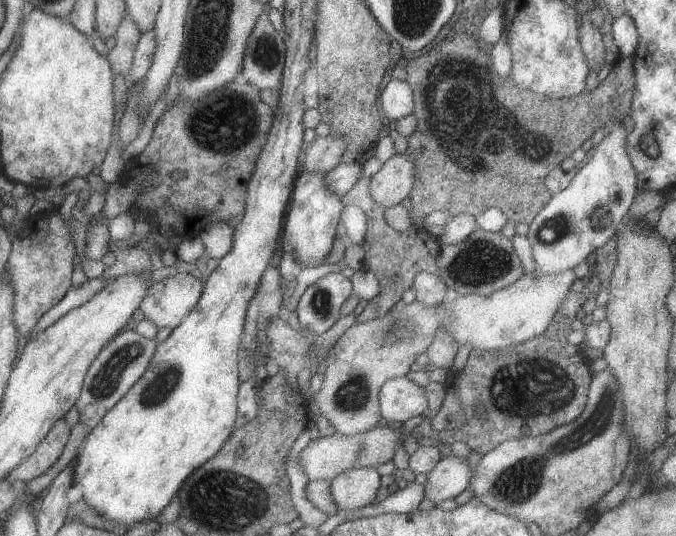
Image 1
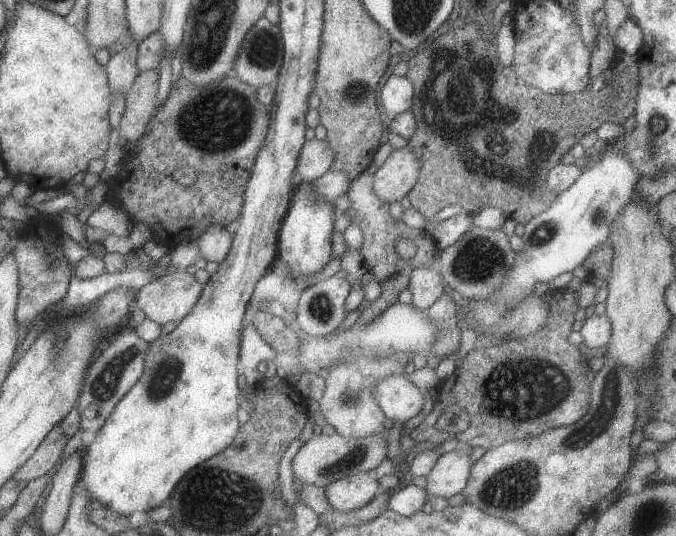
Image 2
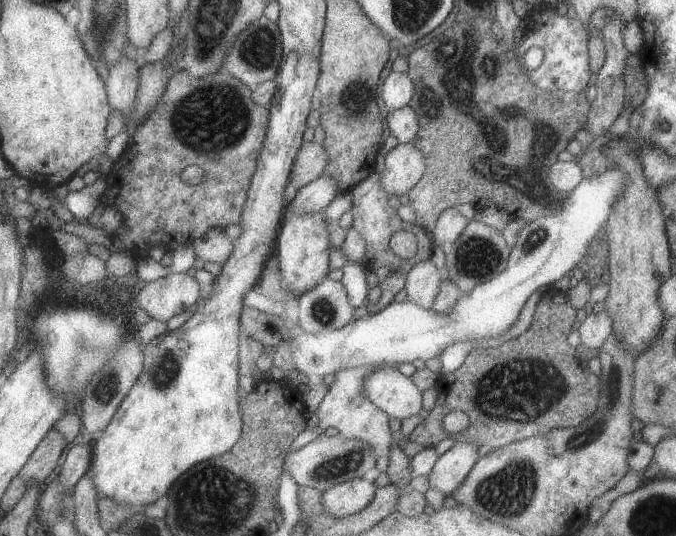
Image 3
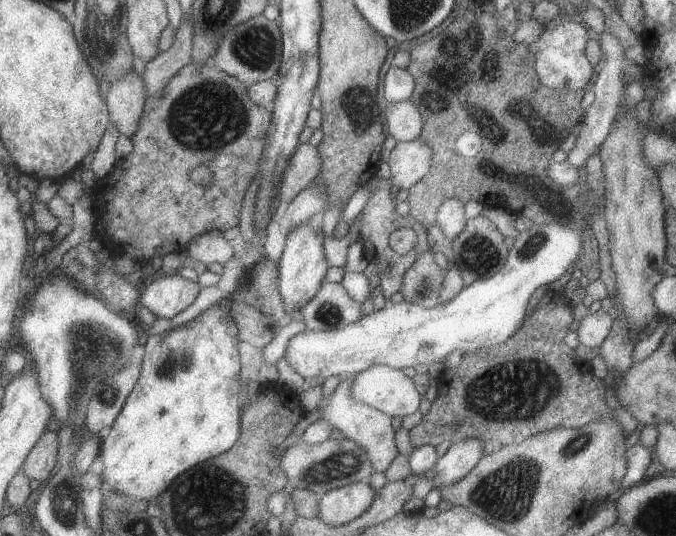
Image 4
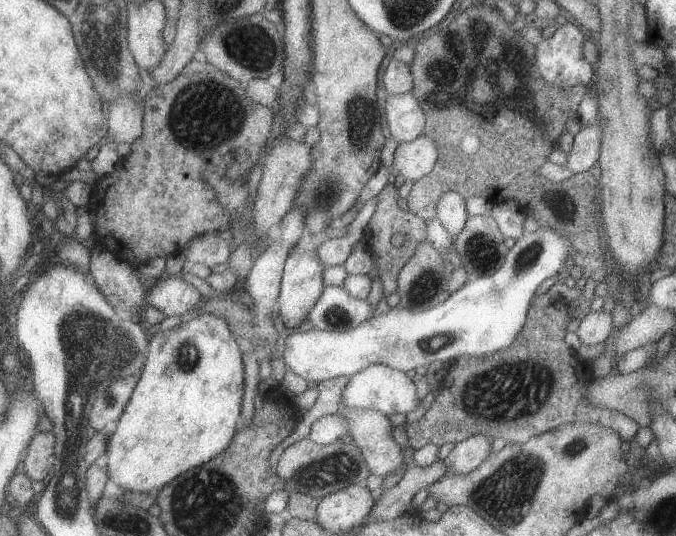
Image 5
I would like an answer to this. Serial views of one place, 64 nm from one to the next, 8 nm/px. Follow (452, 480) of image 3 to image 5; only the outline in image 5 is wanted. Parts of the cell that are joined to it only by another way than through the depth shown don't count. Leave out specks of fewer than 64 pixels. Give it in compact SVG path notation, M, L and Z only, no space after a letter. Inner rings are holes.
M485 434L475 435L456 443L448 456L442 460L446 474L468 474L475 470L492 453L492 443Z

